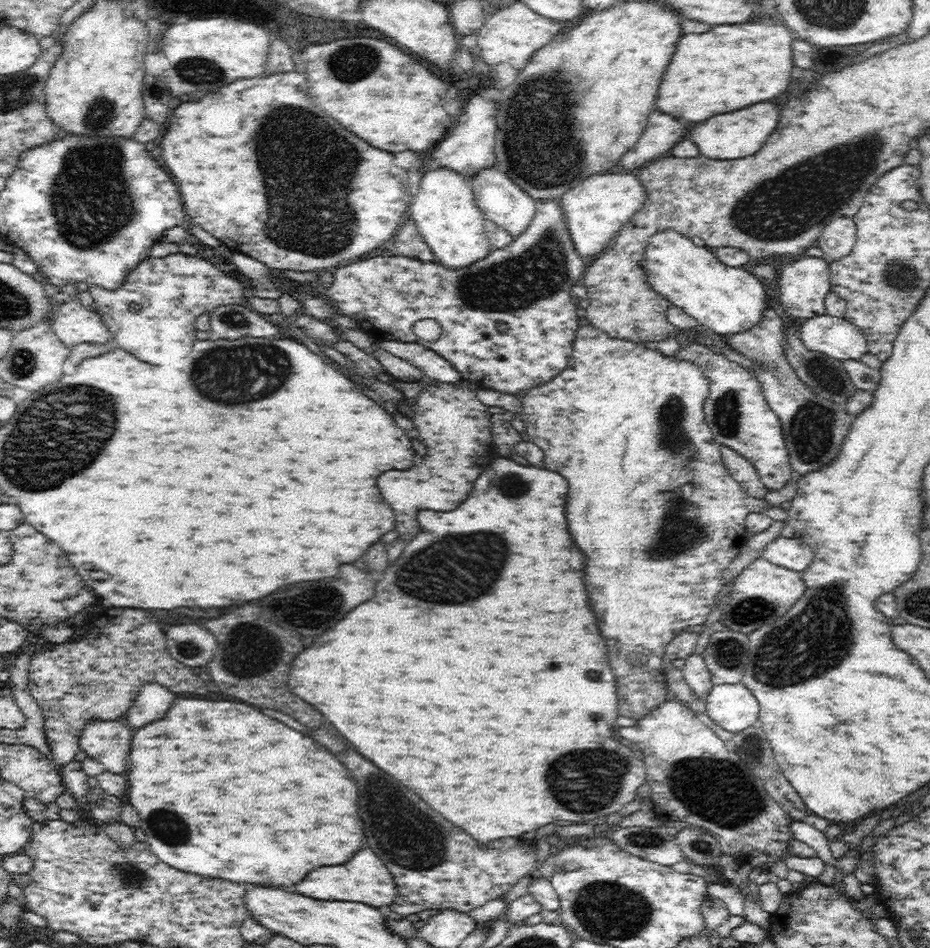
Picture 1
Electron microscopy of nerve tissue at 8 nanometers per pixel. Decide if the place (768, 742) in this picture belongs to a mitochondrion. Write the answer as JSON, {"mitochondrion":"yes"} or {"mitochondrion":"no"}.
{"mitochondrion":"no"}

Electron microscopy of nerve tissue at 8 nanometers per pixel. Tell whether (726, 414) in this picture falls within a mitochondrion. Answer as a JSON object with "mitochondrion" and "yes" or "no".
{"mitochondrion":"yes"}

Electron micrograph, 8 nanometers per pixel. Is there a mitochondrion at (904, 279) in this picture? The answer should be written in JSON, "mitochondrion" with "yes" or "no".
{"mitochondrion":"yes"}

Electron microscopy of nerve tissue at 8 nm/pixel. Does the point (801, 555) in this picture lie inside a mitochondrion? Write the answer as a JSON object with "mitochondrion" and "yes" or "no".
{"mitochondrion":"no"}

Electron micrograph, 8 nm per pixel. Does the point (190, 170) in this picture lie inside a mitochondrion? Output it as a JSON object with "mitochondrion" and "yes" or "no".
{"mitochondrion":"no"}

